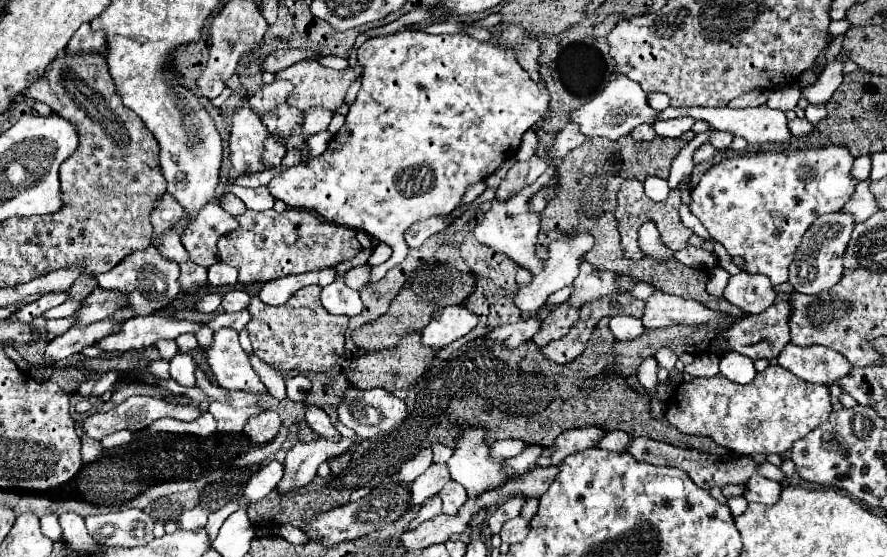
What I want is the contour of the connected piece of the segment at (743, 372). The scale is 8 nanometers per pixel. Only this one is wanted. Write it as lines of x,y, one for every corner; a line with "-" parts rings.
729,351
719,357
721,359
721,375
729,381
735,381
739,385
751,383
757,377
757,369
753,359
739,355
737,351

